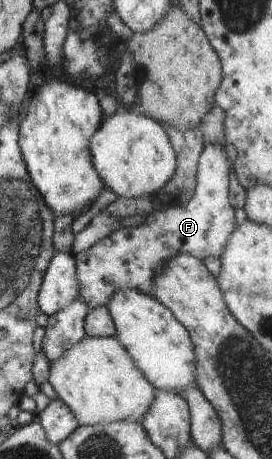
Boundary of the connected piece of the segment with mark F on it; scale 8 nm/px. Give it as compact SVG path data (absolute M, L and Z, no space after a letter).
M206 143L198 162L194 195L184 207L163 207L159 211L144 216L146 222L143 225L136 228L120 228L96 242L90 249L74 256L79 297L86 302L89 309L106 307L110 296L117 291L135 289L151 295L157 272L162 268L162 264L165 264L176 253L189 253L199 260L204 260L208 256L221 258L230 234L238 226L235 209L229 204L229 168L231 166L231 158L221 150L221 147Z

